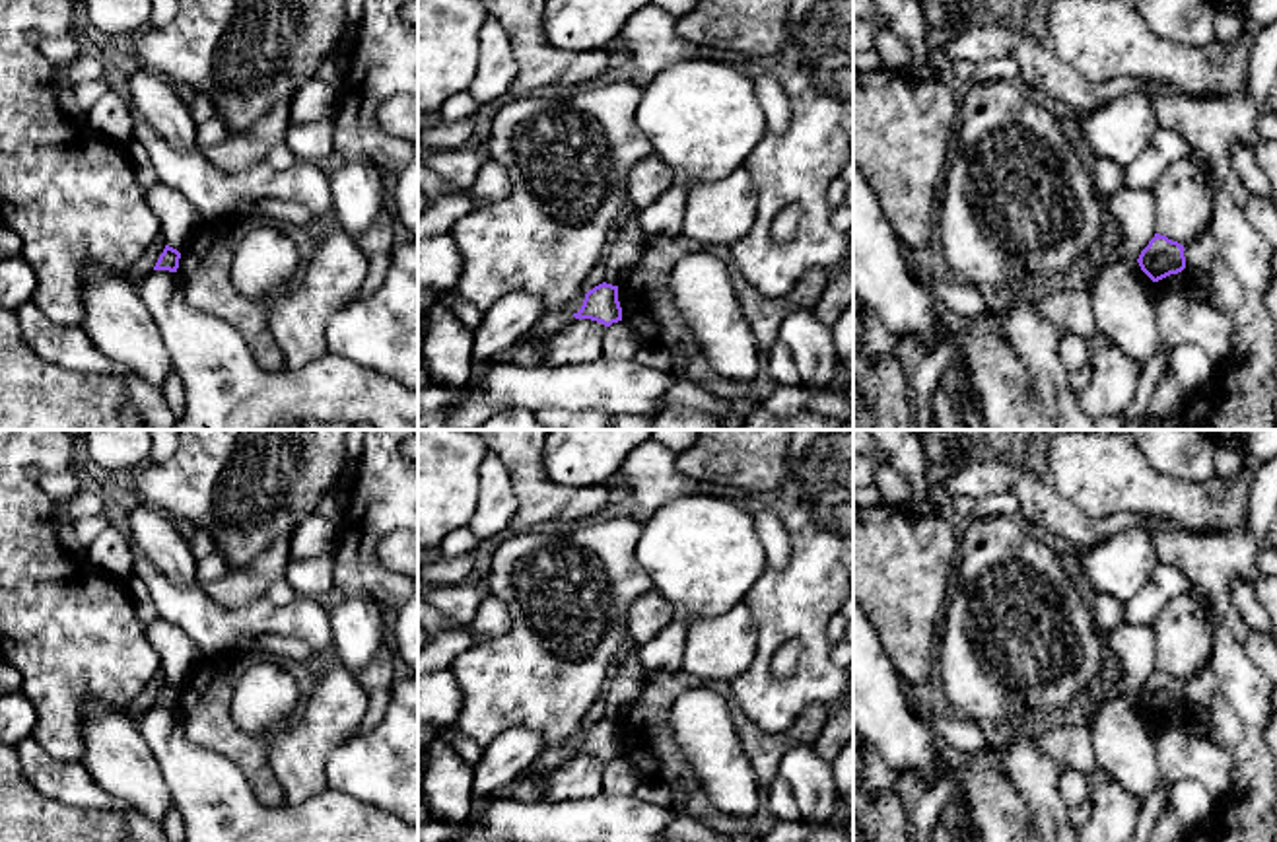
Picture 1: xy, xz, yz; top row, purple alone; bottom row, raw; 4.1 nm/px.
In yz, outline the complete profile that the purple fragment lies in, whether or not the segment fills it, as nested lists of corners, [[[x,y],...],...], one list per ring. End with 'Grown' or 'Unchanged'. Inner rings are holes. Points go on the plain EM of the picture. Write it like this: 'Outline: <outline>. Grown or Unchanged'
Outline: [[[1155,669],[1149,681],[1141,686],[1137,698],[1153,718],[1158,718],[1186,704],[1184,686],[1184,681],[1180,681],[1178,677]]]. Unchanged

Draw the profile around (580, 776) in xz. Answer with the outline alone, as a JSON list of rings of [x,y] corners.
[[[573,754],[556,770],[521,776],[507,791],[517,801],[566,801],[601,793],[604,760]]]

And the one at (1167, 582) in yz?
[[[1160,560],[1145,585],[1123,605],[1129,624],[1153,624],[1162,609],[1178,595],[1190,593],[1191,583],[1178,568]]]

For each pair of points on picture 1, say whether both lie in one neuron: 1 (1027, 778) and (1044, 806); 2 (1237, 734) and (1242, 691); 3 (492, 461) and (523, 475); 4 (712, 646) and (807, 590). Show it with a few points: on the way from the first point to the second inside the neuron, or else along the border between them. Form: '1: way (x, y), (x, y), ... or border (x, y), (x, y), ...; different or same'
1: way (1033, 784), (1044, 800); same
2: border (1219, 689), (1227, 704), (1256, 728); different
3: border (488, 450), (508, 473), (516, 512); different
4: border (741, 603), (755, 629), (751, 666); different

